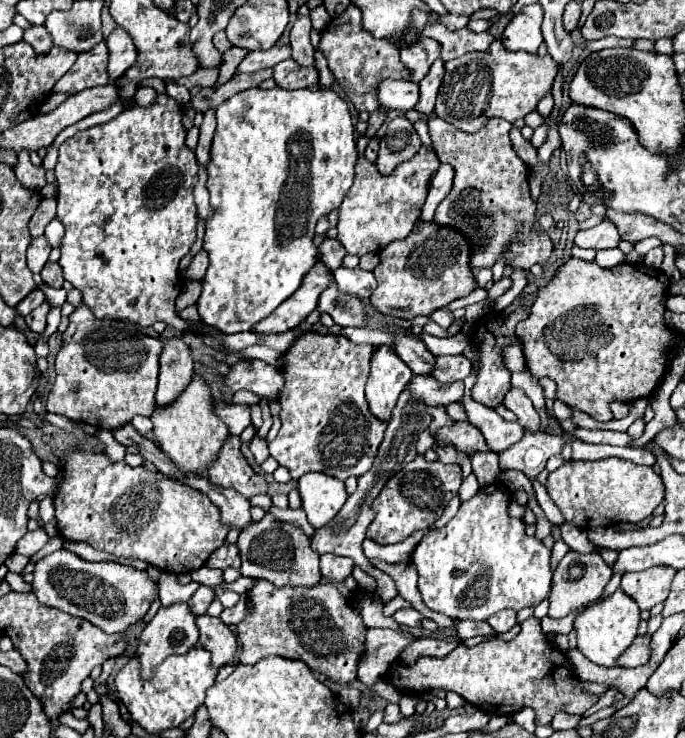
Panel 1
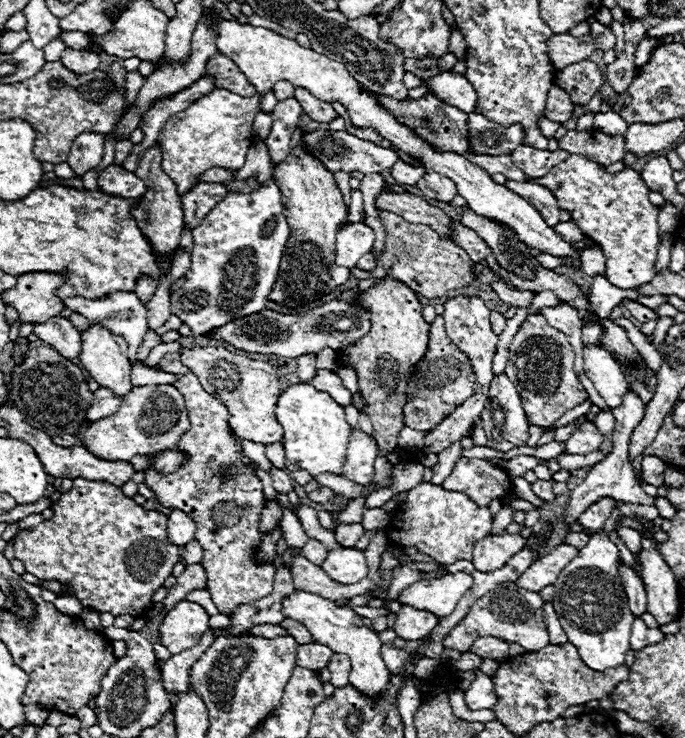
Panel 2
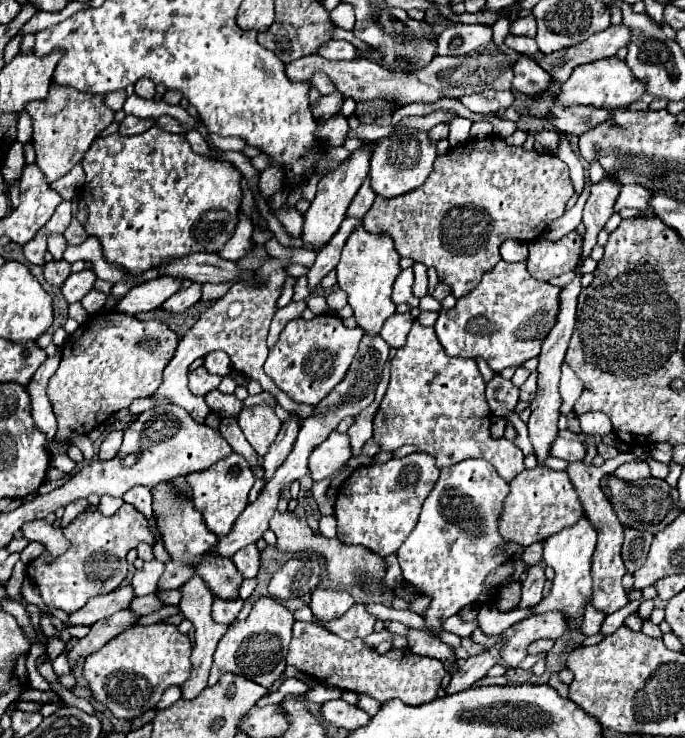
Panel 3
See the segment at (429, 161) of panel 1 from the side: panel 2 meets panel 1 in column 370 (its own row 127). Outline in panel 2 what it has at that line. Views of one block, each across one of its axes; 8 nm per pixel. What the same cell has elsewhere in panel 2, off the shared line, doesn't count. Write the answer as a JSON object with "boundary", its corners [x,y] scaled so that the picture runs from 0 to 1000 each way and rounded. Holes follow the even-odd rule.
{"boundary":[[[312,122],[286,138],[280,138],[272,149],[254,154],[242,168],[231,192],[236,198],[236,228],[254,244],[263,266],[277,260],[289,247],[292,236],[307,228],[333,228],[345,230],[356,222],[362,201],[371,190],[368,163],[374,157],[380,141],[380,130],[353,133],[333,122]],[[277,222],[277,241],[272,241]],[[274,244],[274,249],[269,247]]]}

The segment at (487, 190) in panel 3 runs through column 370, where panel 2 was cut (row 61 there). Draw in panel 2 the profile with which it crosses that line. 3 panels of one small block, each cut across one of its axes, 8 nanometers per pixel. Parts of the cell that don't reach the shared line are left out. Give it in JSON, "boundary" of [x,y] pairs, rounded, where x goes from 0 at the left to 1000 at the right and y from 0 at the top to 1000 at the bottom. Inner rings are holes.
{"boundary":[[[321,70],[307,76],[298,103],[312,103],[315,119],[327,119],[327,122],[336,122],[350,130],[371,130],[374,127],[374,119],[365,111],[359,111],[359,103],[350,98],[350,92]]]}

